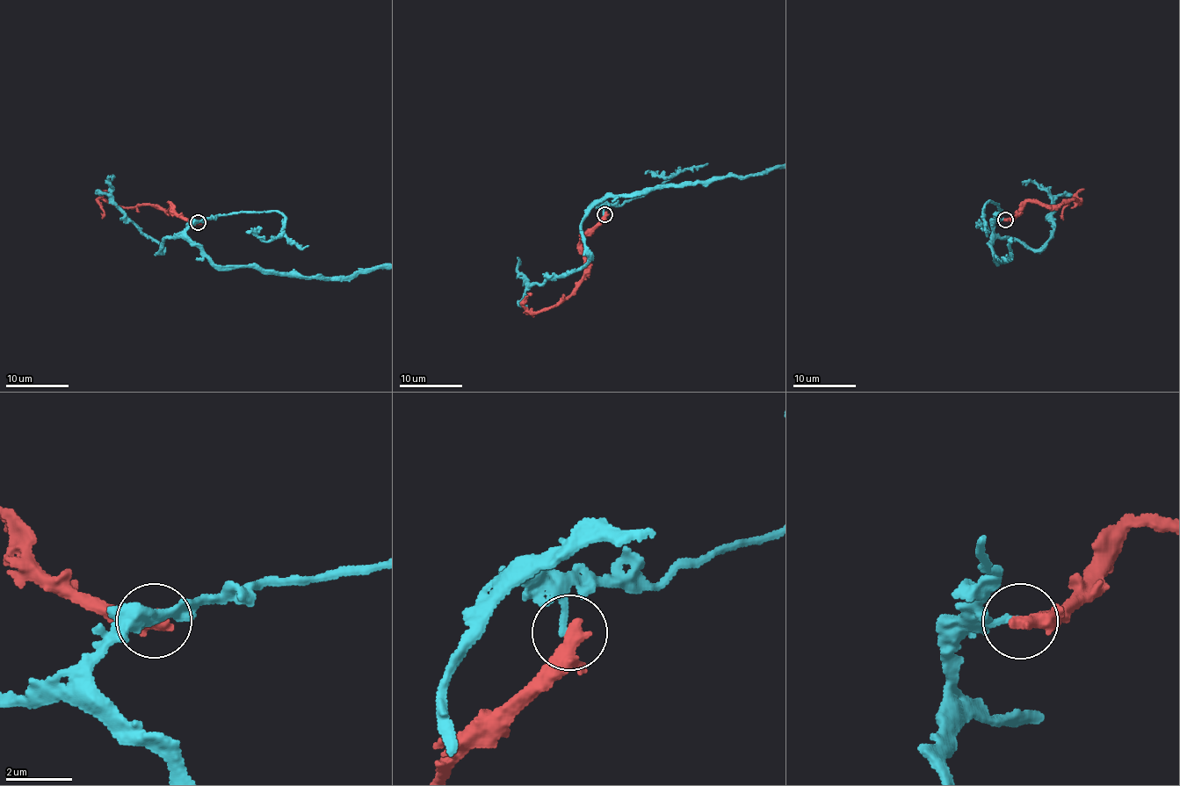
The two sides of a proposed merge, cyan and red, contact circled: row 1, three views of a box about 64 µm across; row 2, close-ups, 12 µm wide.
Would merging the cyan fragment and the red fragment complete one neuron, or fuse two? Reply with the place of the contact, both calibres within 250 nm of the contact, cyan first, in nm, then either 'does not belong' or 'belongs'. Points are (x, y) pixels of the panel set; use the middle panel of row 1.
(604, 214) | 200/360 nm | does not belong

